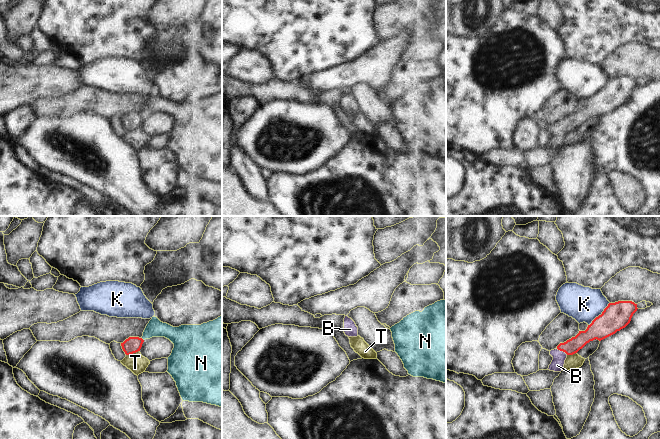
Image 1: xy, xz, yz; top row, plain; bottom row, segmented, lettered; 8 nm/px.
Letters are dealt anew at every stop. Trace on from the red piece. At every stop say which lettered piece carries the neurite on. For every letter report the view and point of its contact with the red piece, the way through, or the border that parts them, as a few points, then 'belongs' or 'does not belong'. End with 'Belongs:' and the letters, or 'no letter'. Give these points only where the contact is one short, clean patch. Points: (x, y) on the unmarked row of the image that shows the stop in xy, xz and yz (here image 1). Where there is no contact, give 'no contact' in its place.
B: contact yz (562, 126); way yz (573, 121), (562, 126), (557, 141); belongs
K: contact yz (601, 90); does not belong
N: contact xy (142, 115); border xy (141, 114), (143, 116); does not belong
T: contact xy (132, 129); border xy (139, 126), (126, 131); does not belong
Belongs: B

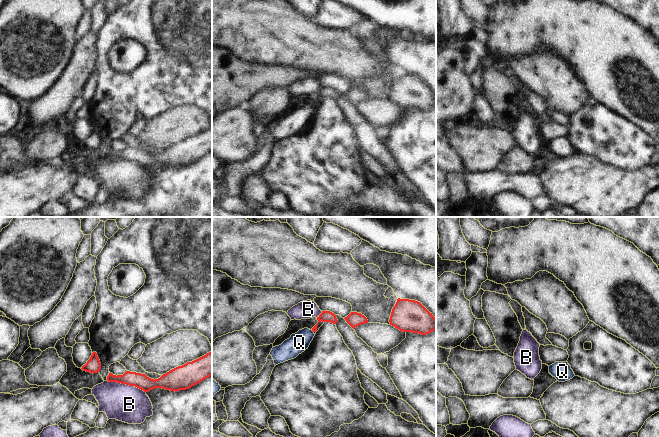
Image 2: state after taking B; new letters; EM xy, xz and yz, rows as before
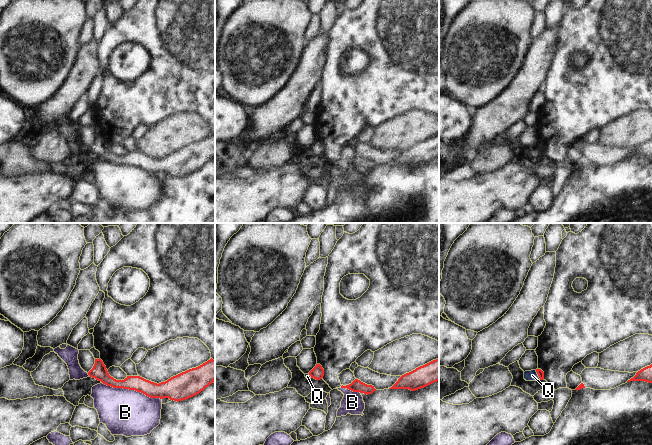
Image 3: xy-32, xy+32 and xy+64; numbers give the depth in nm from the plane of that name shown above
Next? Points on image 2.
B: contact xy (126, 160); does not belong
Q: no contact; does not belong
Belongs: no letter

